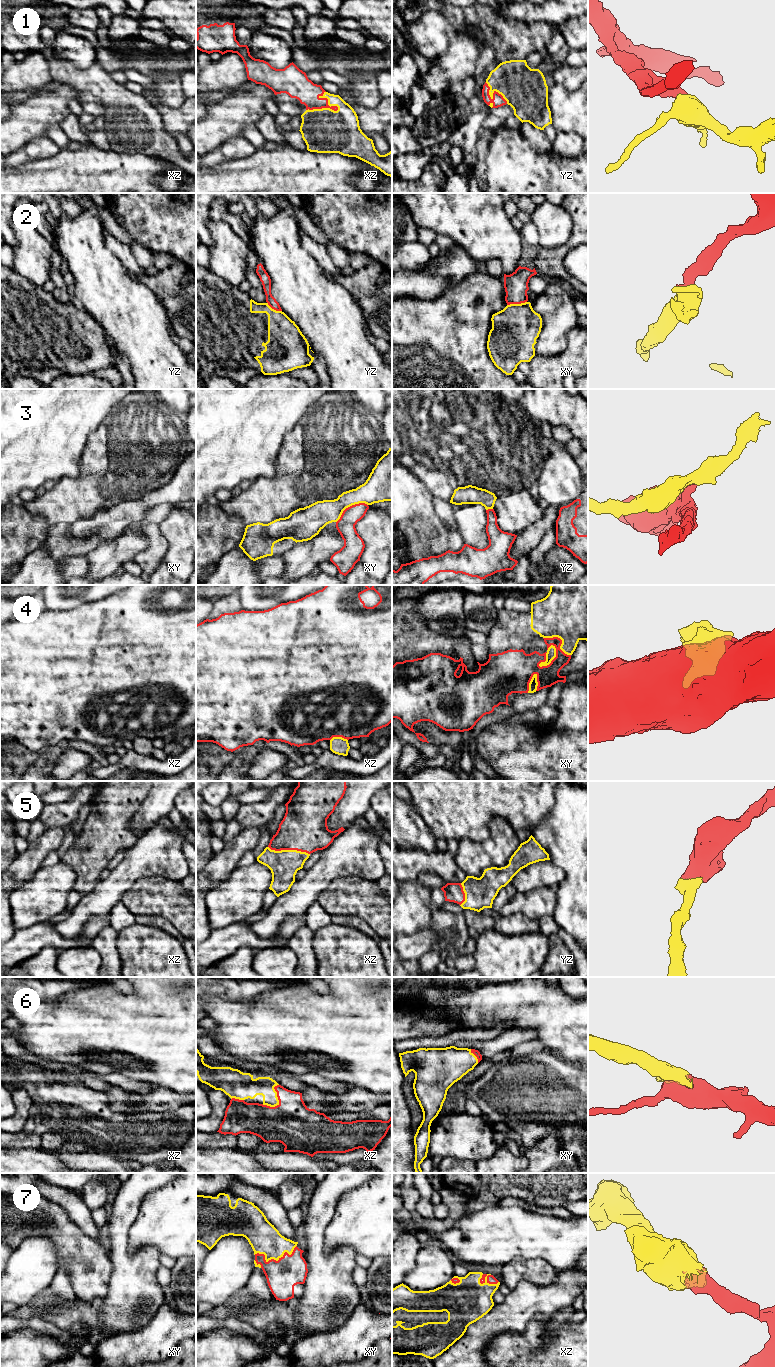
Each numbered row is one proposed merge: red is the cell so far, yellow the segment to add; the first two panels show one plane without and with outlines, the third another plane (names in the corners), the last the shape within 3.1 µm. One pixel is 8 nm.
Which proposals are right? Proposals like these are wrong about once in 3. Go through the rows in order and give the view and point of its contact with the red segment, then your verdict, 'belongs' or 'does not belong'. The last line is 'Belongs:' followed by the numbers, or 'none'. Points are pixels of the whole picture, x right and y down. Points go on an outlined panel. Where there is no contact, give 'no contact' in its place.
1: contact xz (322, 107); belongs
2: contact xy (516, 303); does not belong
3: contact xy (350, 506); does not belong
4: contact xy (554, 658); does not belong
5: contact xz (289, 849); belongs
6: contact xz (279, 1101); belongs
7: contact xy (275, 1260); belongs
Belongs: 1, 5, 6, 7

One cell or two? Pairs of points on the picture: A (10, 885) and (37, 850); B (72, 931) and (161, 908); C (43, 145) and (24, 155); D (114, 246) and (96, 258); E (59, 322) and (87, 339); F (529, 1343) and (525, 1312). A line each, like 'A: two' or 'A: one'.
A: one
B: two
C: one
D: two
E: one
F: two

